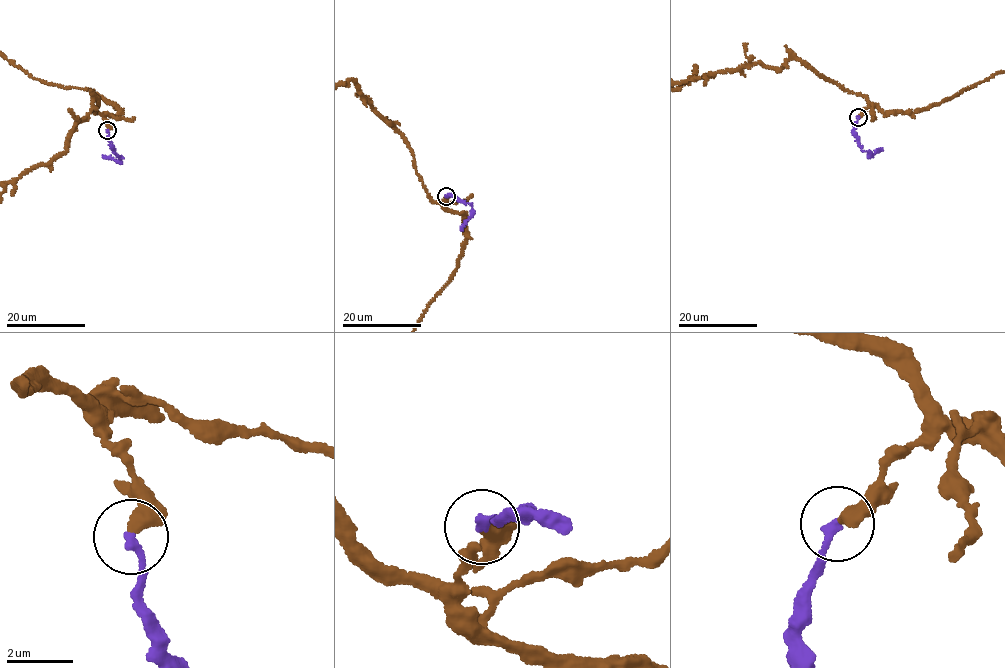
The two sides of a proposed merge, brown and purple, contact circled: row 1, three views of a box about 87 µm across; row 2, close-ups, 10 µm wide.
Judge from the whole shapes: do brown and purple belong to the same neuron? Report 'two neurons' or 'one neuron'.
one neuron

